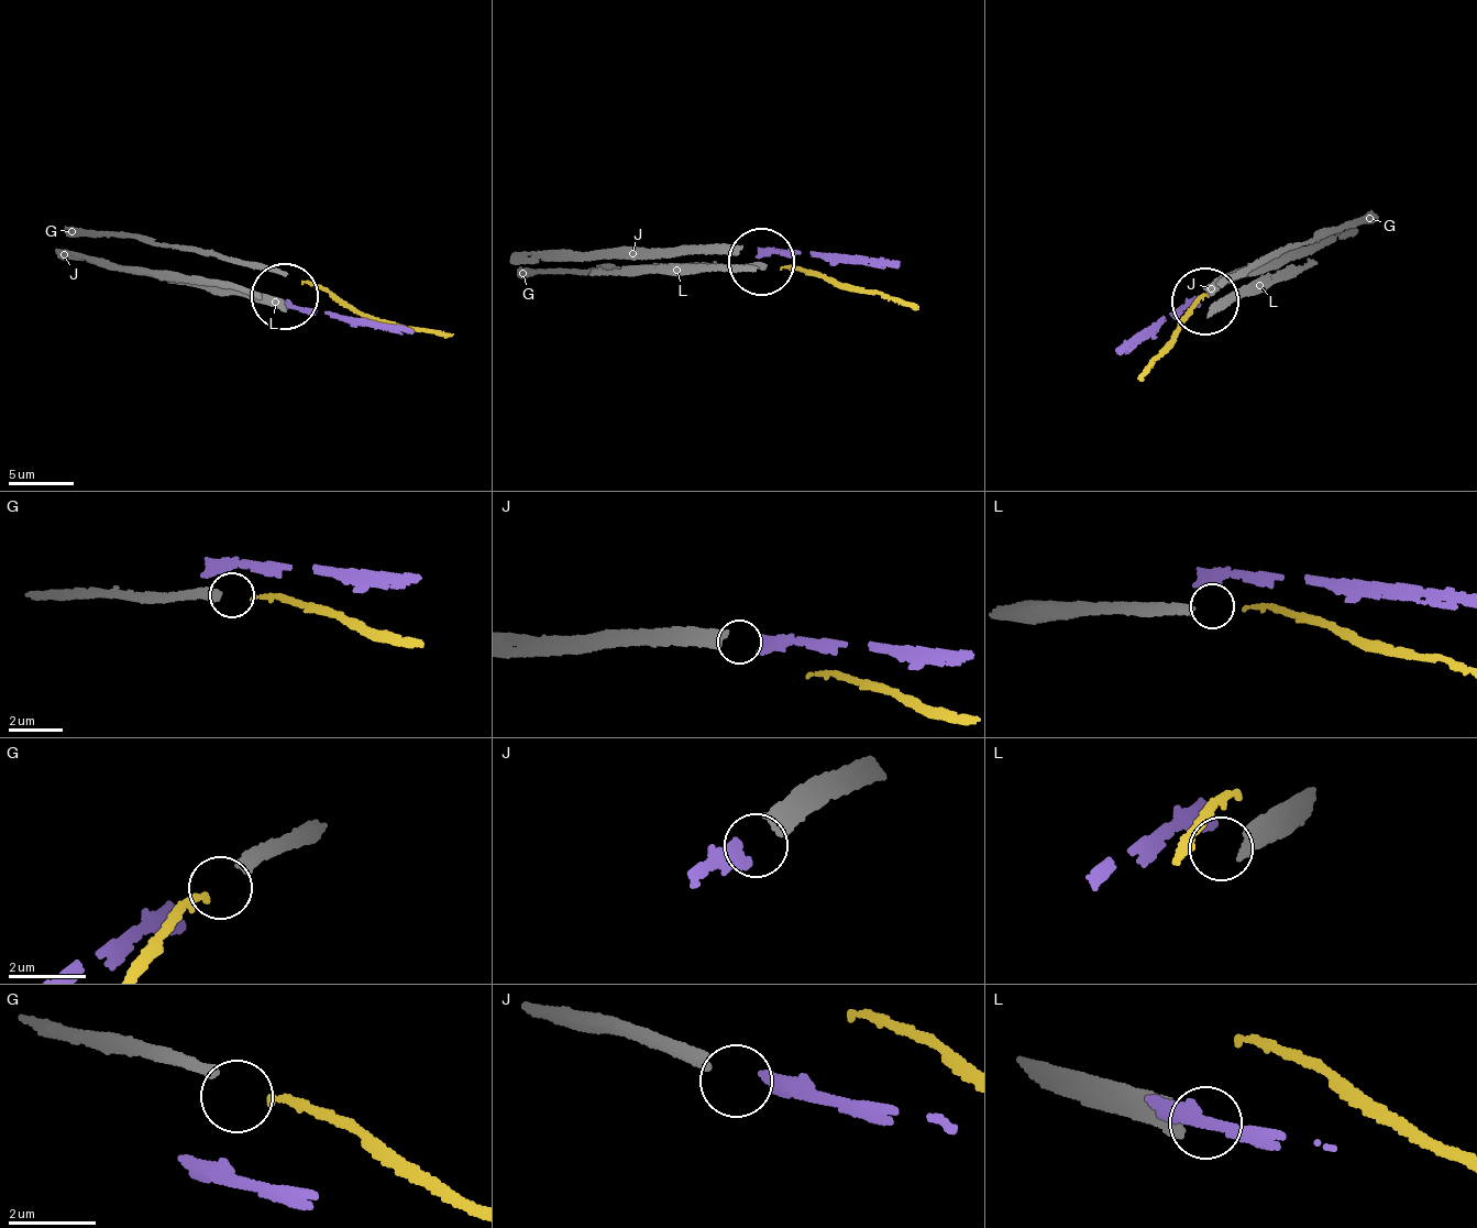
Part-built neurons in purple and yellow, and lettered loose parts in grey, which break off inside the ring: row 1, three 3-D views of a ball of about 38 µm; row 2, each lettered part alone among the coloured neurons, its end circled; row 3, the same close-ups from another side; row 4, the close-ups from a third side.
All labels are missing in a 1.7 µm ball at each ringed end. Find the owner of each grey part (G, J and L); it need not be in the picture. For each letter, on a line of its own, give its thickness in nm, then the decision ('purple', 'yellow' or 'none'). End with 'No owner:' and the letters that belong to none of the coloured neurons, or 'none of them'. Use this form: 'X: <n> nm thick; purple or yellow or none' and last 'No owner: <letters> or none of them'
G: 300 nm thick; yellow
J: 340 nm thick; purple
L: 280 nm thick; none
No owner: L

